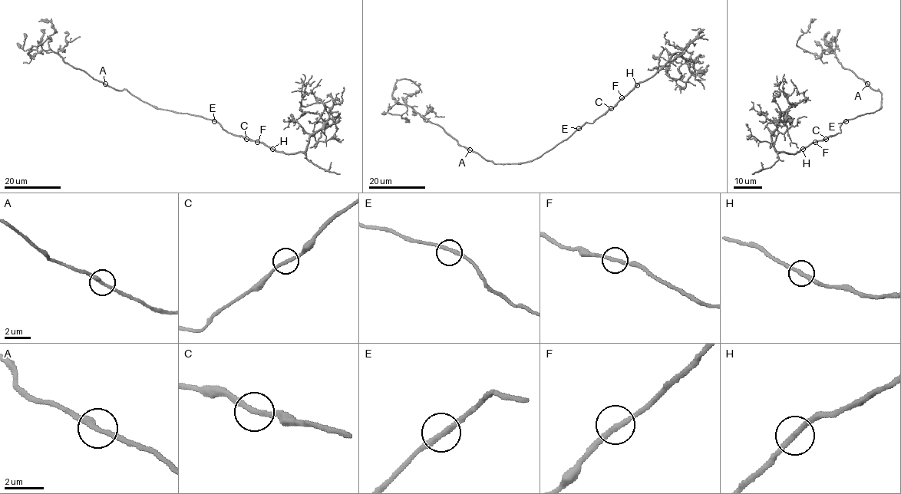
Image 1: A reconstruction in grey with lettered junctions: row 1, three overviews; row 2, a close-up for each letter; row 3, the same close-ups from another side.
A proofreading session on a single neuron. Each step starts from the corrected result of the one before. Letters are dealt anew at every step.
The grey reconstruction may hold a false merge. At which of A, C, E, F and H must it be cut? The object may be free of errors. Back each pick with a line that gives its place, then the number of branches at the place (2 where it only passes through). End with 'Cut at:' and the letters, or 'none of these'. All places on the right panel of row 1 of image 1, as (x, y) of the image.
Cut at: none of these

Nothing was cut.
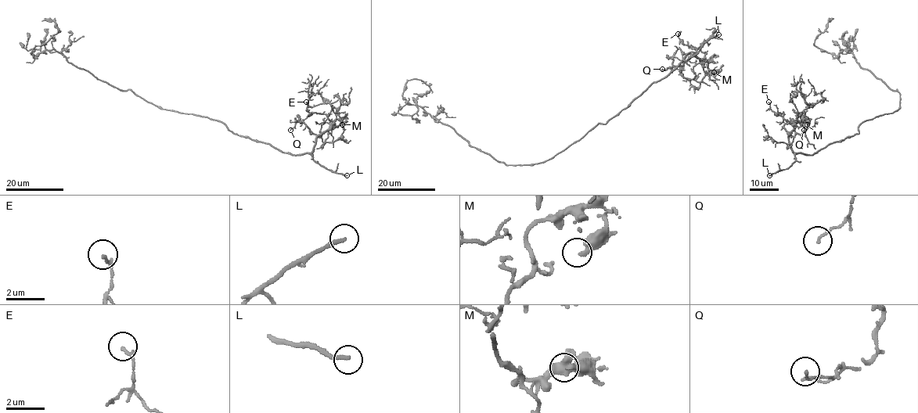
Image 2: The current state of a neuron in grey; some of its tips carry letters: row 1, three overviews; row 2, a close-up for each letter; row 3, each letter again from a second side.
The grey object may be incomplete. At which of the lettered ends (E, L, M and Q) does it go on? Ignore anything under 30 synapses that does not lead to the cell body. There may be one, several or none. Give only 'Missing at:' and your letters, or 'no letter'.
Missing at: L

